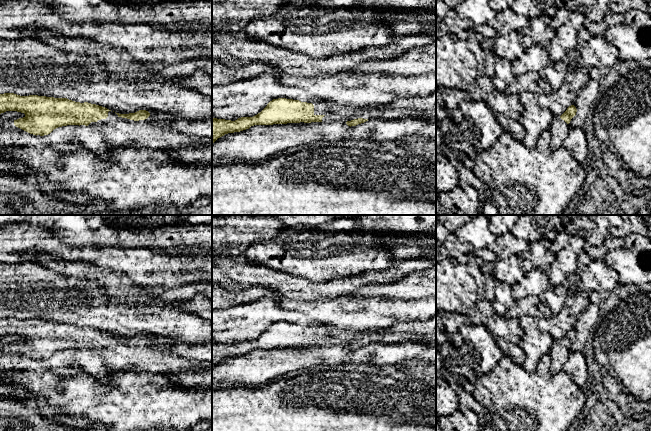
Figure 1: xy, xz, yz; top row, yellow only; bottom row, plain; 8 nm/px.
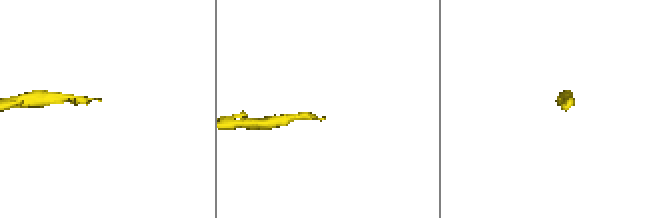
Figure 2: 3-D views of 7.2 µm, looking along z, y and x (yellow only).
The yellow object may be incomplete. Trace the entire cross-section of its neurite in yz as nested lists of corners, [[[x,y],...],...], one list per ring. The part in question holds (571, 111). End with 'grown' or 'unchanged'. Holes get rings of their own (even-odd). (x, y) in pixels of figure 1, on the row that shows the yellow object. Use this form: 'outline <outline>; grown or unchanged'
outline [[[571,105],[567,110],[560,116],[553,116],[552,123],[549,131],[551,134],[550,148],[556,150],[563,147],[564,141],[570,131],[570,121],[576,115],[577,109],[574,105]]]; grown

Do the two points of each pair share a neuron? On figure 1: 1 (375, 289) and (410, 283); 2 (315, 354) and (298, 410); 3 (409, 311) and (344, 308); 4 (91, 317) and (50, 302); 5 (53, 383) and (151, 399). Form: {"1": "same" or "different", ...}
{"1": "same", "2": "different", "3": "same", "4": "different", "5": "same"}

